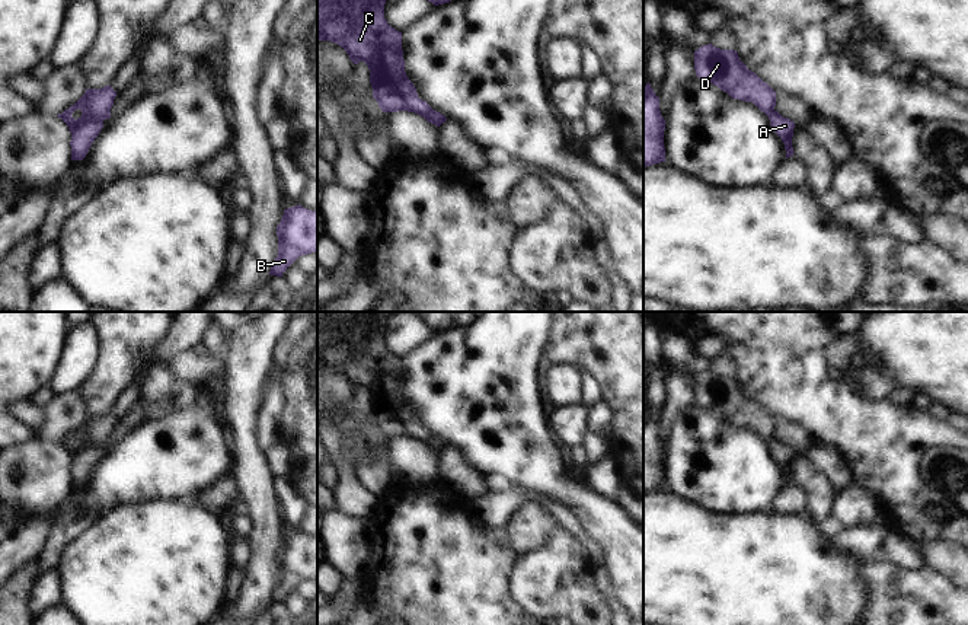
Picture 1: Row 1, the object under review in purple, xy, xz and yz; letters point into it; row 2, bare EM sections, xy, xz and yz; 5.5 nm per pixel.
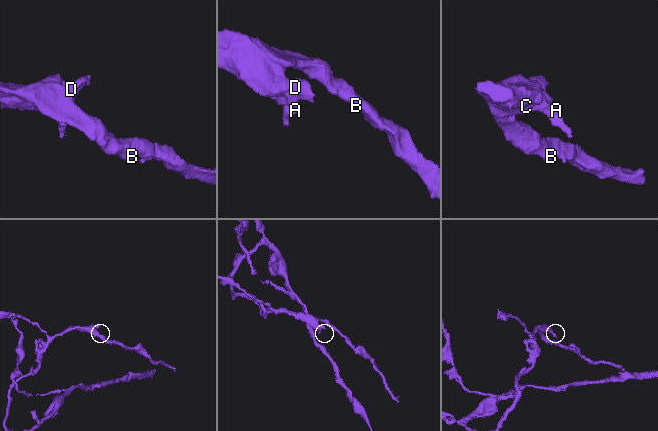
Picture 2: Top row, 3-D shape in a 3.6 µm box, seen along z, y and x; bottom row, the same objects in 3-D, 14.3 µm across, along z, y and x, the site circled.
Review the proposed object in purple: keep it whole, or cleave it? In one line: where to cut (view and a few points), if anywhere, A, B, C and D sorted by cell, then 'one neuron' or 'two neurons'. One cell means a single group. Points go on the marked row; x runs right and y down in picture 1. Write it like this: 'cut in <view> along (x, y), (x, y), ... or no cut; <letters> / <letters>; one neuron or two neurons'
cut in xy along (109, 112), (98, 120), (79, 124), (73, 130), (72, 137); A / B C D; two neurons

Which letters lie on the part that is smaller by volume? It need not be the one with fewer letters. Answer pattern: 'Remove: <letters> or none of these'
Remove: A

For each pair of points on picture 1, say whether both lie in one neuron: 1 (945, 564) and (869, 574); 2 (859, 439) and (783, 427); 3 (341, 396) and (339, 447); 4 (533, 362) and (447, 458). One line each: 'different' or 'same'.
1: different
2: different
3: different
4: different

